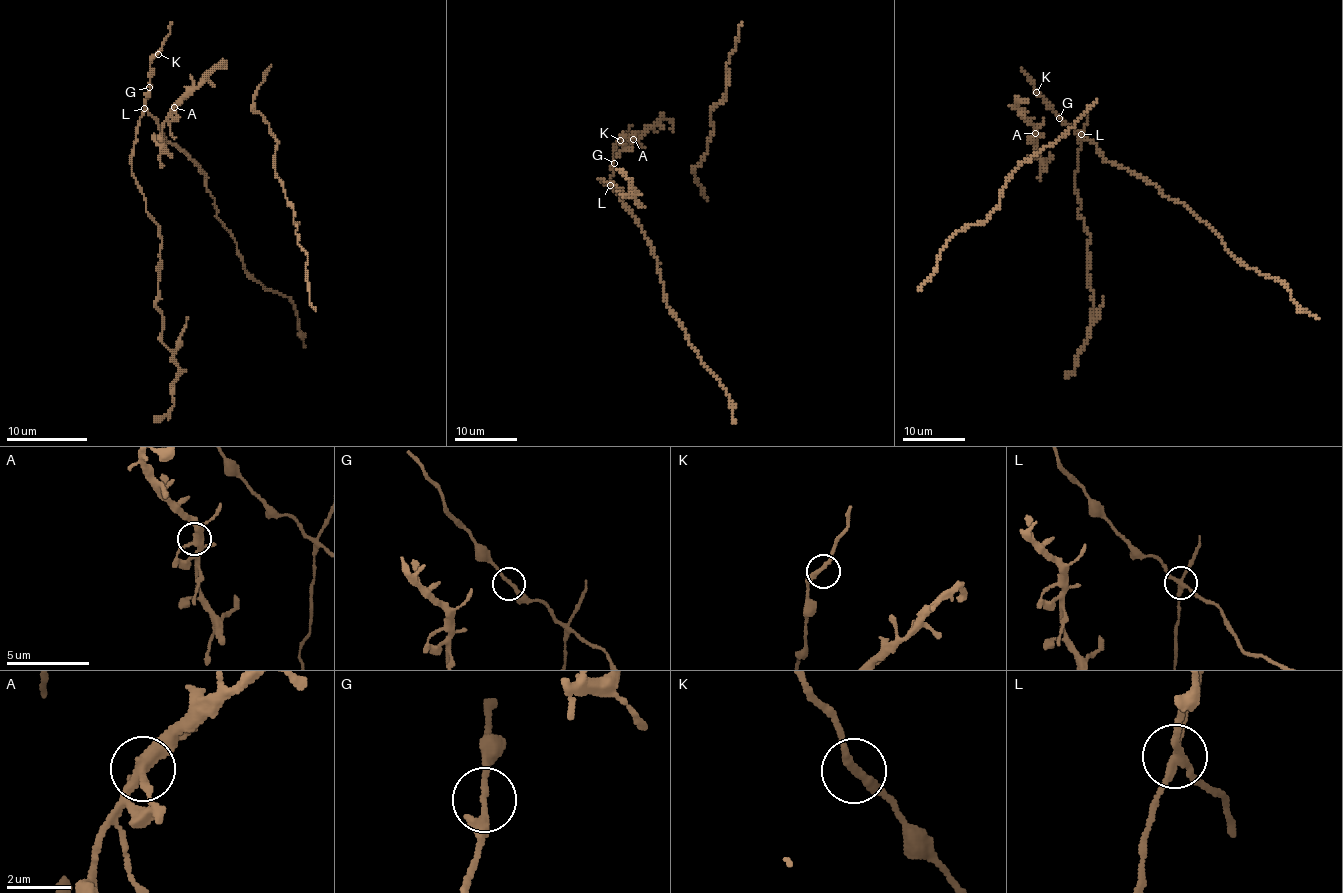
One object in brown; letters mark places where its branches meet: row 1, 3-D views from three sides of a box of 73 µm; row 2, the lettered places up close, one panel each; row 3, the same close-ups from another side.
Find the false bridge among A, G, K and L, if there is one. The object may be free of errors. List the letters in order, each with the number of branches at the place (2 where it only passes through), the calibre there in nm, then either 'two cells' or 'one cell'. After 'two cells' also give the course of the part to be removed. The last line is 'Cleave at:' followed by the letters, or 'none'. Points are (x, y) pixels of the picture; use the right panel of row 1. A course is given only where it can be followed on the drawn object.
A: 4 | 360 nm | one cell
G: 2 | 190 nm | one cell
K: 2 | 240 nm | one cell
L: 4 | 220 nm | two cells | (1080, 134), (1074, 175), (1079, 214), (1090, 236), (1093, 314), (1077, 366), (1064, 377)
Cleave at: L

